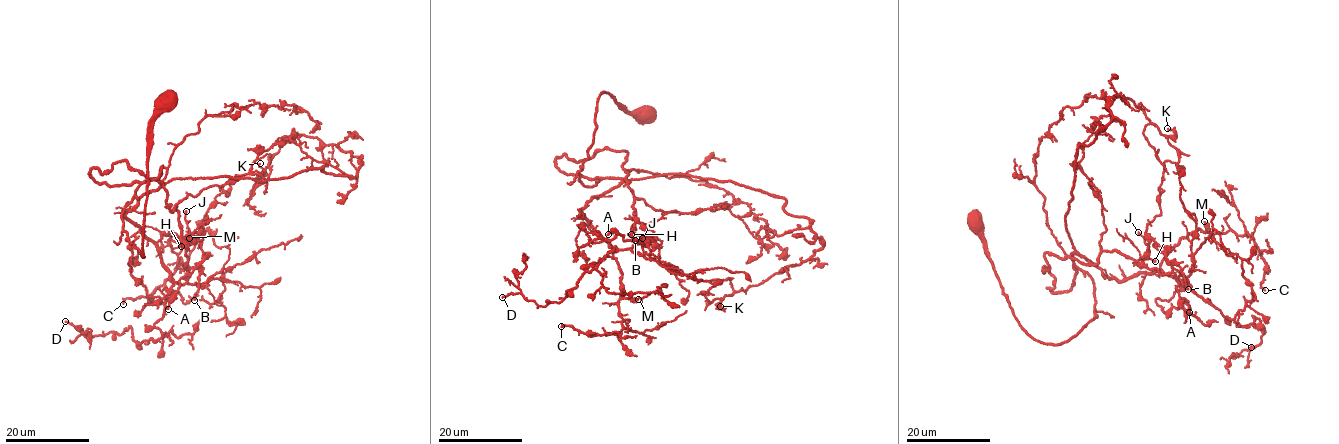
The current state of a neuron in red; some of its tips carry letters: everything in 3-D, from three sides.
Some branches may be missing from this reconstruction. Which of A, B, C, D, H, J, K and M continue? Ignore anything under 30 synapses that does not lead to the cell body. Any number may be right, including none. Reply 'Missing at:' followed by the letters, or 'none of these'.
Missing at: none of these

